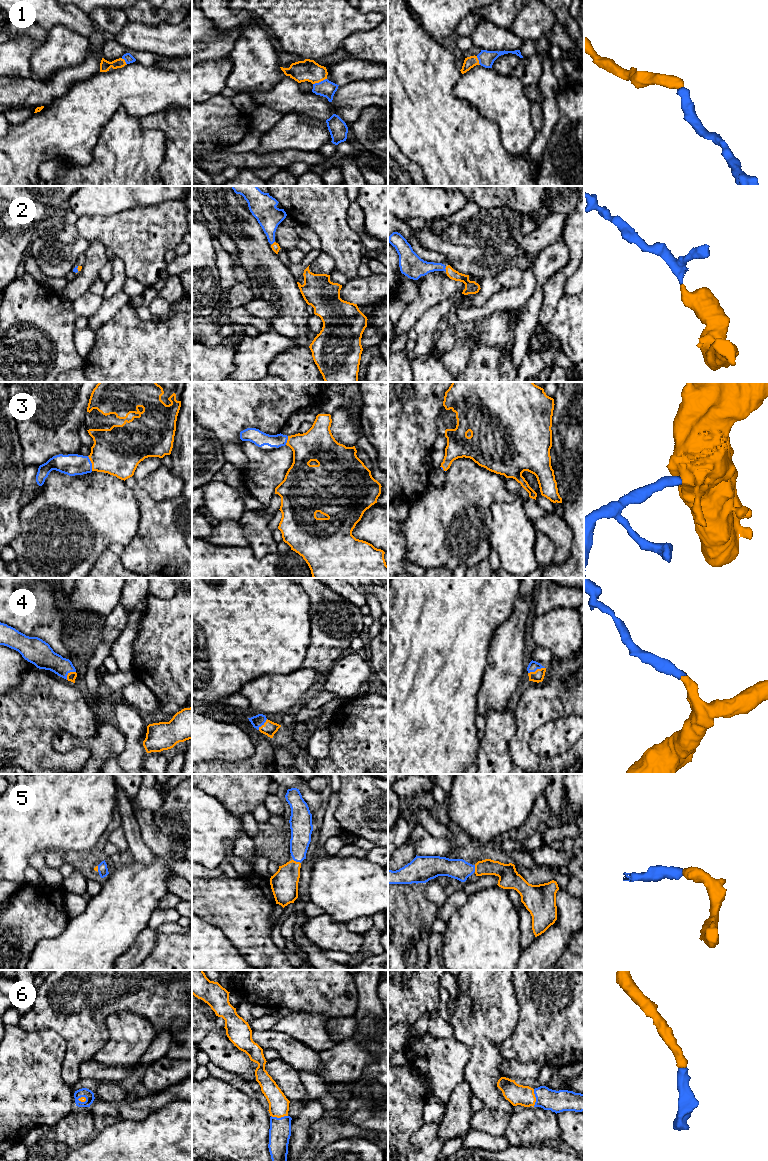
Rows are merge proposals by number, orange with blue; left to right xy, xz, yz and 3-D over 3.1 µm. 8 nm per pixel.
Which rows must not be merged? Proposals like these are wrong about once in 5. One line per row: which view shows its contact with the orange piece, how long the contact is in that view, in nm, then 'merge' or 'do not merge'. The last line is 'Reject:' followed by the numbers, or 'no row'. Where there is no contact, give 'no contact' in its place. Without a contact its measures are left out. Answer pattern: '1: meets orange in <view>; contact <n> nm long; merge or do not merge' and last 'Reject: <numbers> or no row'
1: meets orange in xz; contact 120 nm long; merge
2: meets orange in yz; contact 50 nm long; merge
3: meets orange in xy; contact 130 nm long; merge
4: meets orange in yz; contact 140 nm long; merge
5: meets orange in xz; contact 70 nm long; merge
6: meets orange in yz; contact 140 nm long; merge
Reject: no row

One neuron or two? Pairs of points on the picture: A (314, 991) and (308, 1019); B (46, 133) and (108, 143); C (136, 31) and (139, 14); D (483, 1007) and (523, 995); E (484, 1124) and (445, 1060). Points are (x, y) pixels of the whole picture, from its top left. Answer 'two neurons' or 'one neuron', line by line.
A: two neurons
B: two neurons
C: two neurons
D: two neurons
E: two neurons

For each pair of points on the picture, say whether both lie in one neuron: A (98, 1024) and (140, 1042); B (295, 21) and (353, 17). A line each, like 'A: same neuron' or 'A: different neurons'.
A: different neurons
B: same neuron

